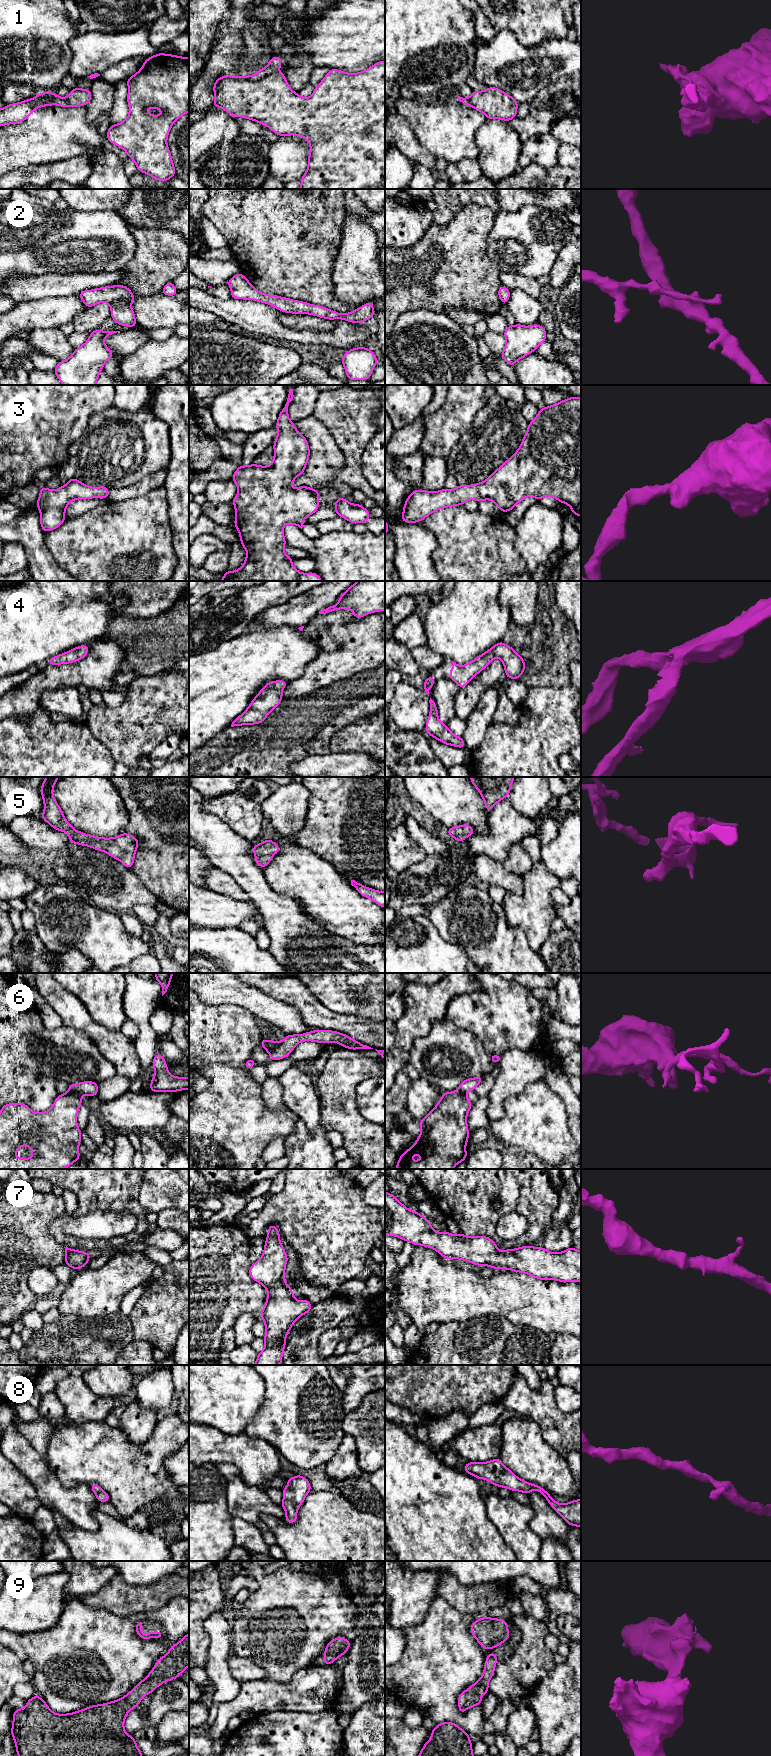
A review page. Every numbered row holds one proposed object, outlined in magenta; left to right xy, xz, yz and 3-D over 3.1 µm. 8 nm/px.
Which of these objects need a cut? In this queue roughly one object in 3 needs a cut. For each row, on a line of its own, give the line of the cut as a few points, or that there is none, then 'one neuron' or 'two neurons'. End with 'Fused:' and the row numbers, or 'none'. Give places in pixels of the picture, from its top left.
1: cut in xz along (275, 71), (258, 80), (249, 80), (246, 77); two neurons
2: no cut; one neuron
3: no cut; one neuron
4: no cut; one neuron
5: no cut; one neuron
6: cut in xy along (69, 1090), (76, 1091), (81, 1095); two neurons
7: no cut; one neuron
8: no cut; one neuron
9: no cut; one neuron
Fused: 1, 6

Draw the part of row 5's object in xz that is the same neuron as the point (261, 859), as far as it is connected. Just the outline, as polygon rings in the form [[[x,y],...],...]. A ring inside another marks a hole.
[[[265,839],[263,843],[253,845],[255,862],[265,868],[272,860],[272,856],[280,851],[280,847],[272,840]]]

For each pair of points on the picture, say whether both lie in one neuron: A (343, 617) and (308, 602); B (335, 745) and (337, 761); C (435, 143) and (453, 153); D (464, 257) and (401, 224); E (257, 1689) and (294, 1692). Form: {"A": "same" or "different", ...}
{"A": "different", "B": "different", "C": "same", "D": "different", "E": "same"}

